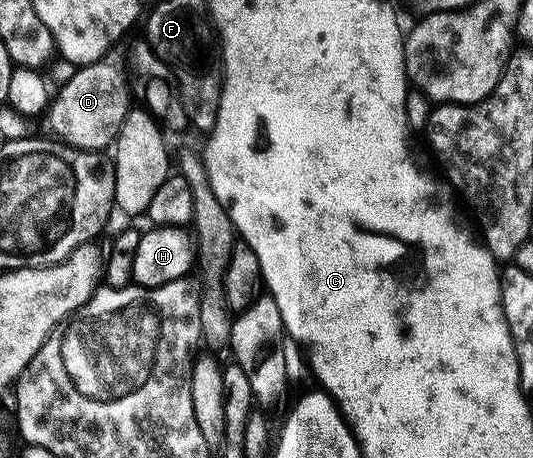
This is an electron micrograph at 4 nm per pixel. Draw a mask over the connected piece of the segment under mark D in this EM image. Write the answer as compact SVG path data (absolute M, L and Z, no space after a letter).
M100 61L98 63L82 64L58 88L59 92L54 92L53 98L49 103L49 110L46 112L45 120L51 126L51 131L56 140L68 147L75 147L78 151L98 151L102 152L103 147L110 148L115 143L119 127L126 119L127 112L133 107L133 96L129 86L129 76L122 66L115 63Z

